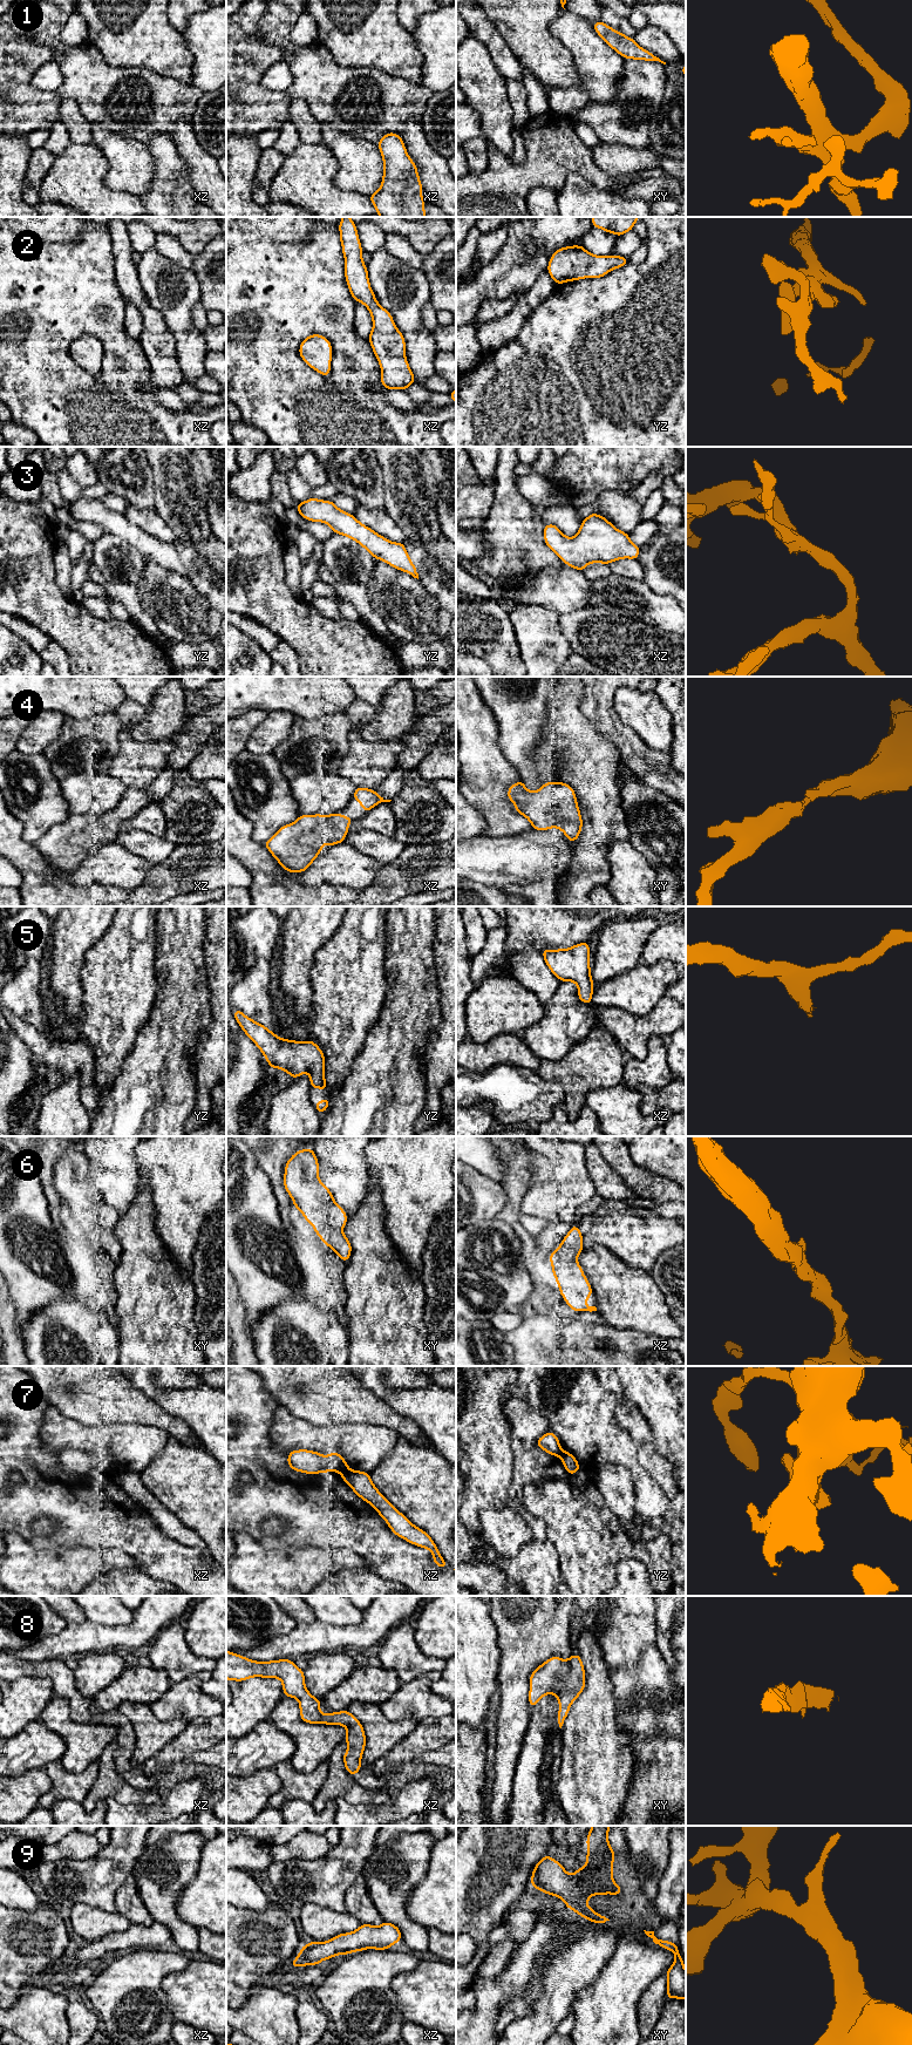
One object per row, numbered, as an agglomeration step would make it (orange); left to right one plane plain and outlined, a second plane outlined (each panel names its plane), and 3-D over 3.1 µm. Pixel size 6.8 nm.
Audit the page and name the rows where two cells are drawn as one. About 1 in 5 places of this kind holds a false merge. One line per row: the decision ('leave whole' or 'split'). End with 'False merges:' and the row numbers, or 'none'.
1: leave whole
2: leave whole
3: leave whole
4: leave whole
5: leave whole
6: leave whole
7: split
8: leave whole
9: leave whole
False merges: 7

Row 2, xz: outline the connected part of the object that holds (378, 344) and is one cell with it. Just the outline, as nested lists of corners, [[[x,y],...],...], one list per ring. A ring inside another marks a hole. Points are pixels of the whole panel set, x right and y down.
[[[342,217],[338,227],[350,295],[354,301],[362,303],[372,315],[373,329],[368,341],[381,367],[381,385],[387,389],[406,392],[415,382],[415,376],[406,358],[403,334],[397,329],[392,314],[380,306],[370,288],[356,224],[349,217]]]

